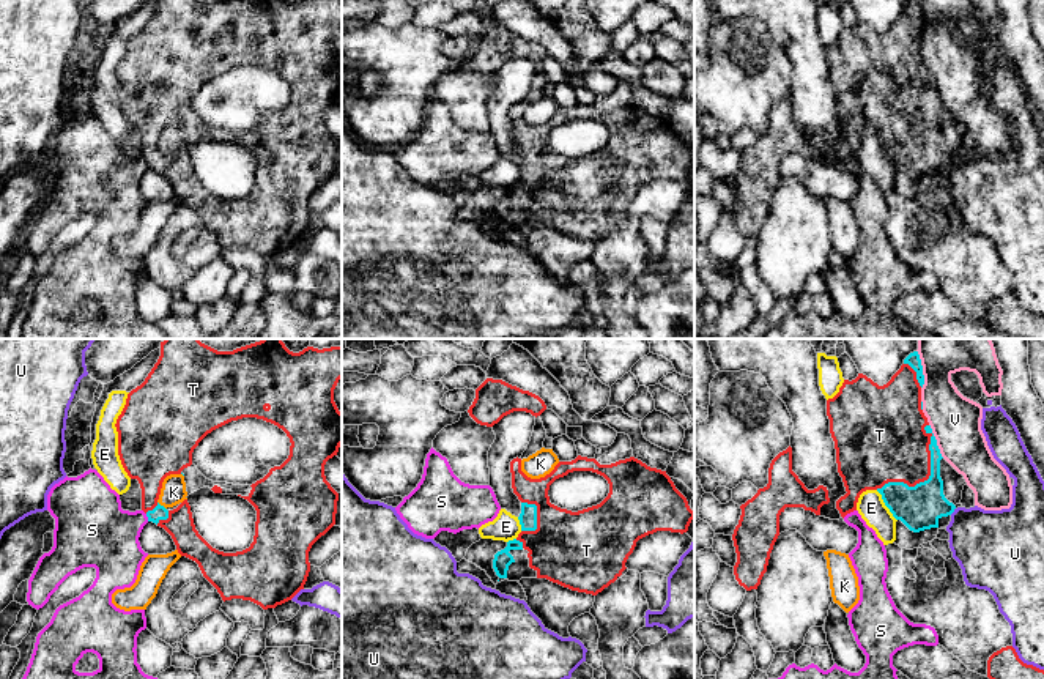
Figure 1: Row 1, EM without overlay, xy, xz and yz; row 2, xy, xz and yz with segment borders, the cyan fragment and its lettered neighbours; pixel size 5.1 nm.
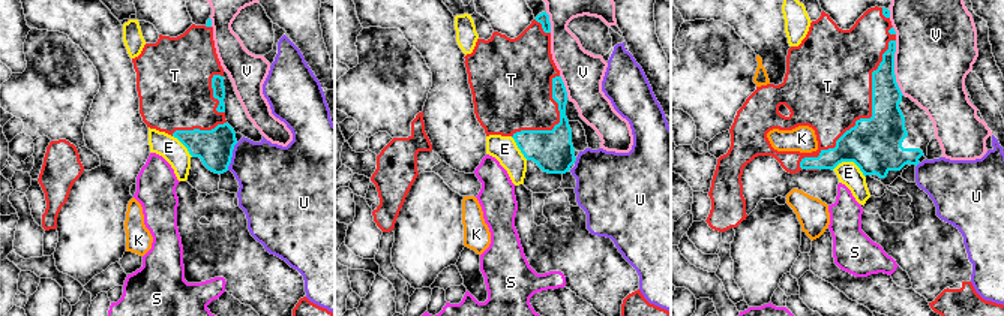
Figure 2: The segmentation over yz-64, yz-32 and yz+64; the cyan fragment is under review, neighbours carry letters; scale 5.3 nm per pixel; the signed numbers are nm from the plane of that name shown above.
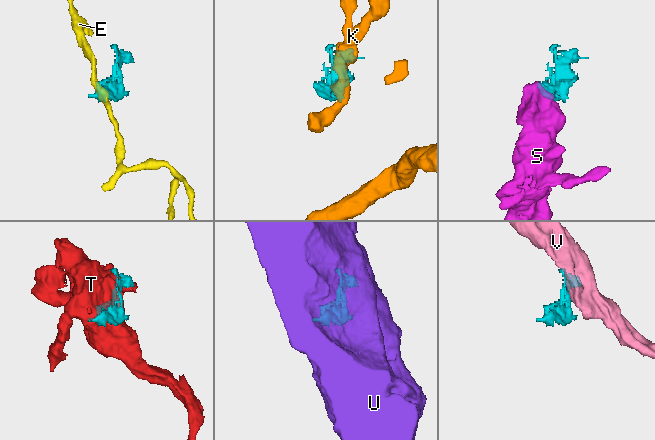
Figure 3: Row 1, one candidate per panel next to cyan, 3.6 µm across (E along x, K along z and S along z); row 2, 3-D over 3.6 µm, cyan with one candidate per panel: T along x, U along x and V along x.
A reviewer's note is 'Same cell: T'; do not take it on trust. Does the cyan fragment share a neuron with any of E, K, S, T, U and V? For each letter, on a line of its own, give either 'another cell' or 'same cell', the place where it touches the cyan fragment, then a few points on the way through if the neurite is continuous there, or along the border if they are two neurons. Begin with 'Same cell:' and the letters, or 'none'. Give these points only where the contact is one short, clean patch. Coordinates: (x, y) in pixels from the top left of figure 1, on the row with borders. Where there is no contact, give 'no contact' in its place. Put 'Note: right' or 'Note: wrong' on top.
Note: right
Same cell: T
E: another cell | yz (885, 504) | along yz (876, 490), (896, 520)
K: another cell | xy (162, 506) | along xy (158, 501), (166, 509)
S: another cell | xy (147, 515) | along xy (145, 514), (148, 520)
T: same cell | yz (929, 478)
U: another cell | yz (953, 511)
V: another cell | yz (921, 369)

